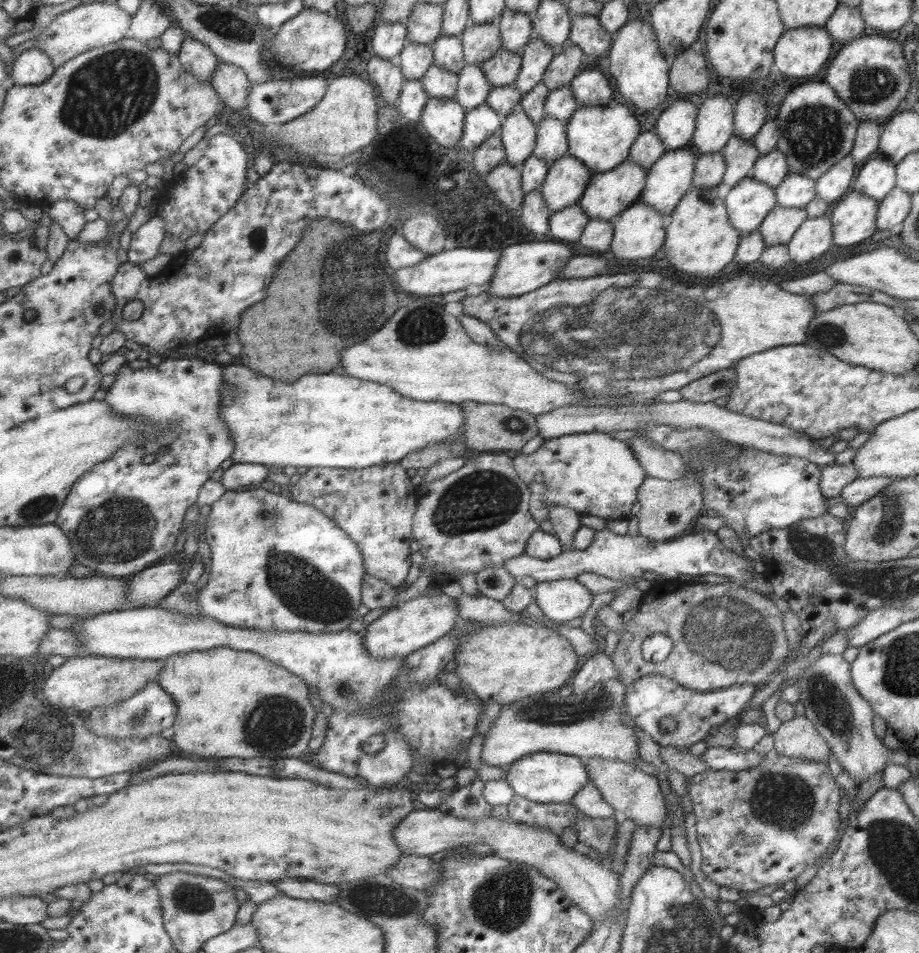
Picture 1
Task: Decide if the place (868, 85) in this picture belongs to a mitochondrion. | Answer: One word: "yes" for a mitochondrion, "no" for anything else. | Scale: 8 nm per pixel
yes

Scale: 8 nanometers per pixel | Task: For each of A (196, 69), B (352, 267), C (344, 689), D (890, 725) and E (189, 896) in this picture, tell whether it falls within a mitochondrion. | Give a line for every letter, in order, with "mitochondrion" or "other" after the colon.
A: other
B: mitochondrion
C: mitochondrion
D: other
E: mitochondrion

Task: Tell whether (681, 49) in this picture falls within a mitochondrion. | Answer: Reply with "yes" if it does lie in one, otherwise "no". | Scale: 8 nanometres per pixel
no

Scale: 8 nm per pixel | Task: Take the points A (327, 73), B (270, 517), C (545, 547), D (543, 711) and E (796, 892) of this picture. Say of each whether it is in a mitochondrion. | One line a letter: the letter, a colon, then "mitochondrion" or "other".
A: other
B: mitochondrion
C: other
D: mitochondrion
E: other

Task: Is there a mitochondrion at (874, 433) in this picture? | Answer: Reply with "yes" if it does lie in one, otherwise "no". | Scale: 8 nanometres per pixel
no

